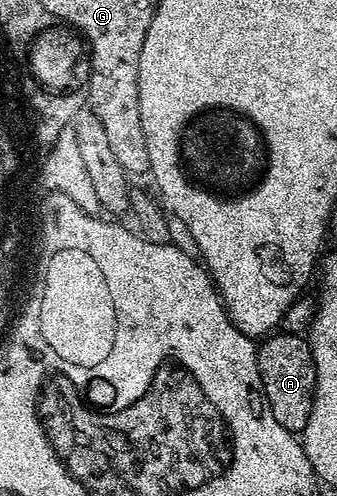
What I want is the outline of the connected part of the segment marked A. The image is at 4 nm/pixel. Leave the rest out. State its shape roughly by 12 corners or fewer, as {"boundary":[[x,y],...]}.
{"boundary":[[261,339],[256,369],[278,426],[303,433],[316,393],[307,339]]}

